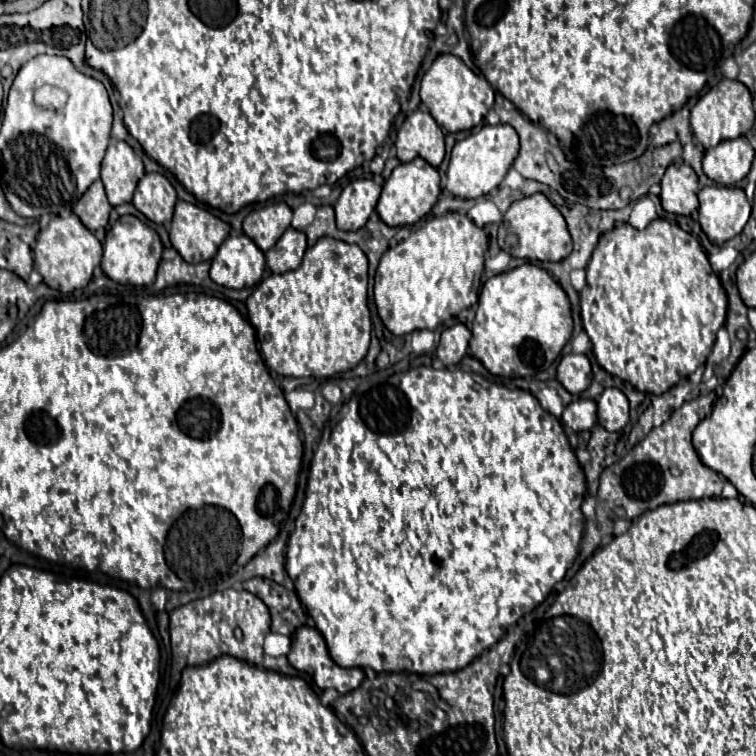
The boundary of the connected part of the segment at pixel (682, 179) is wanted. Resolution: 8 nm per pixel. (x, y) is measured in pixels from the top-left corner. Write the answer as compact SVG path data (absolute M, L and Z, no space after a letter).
M671 164L661 180L661 204L671 214L691 216L699 202L697 202L697 174L689 164Z

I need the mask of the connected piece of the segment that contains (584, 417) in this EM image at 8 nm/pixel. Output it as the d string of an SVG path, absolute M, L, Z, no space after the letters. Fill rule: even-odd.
M579 398L575 402L571 402L563 416L561 422L565 426L569 426L573 432L583 432L583 430L591 430L597 422L597 404L595 400L589 398Z

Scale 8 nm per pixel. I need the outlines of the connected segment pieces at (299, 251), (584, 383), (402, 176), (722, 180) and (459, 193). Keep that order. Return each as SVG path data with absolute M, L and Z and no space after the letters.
M287 228L279 242L265 254L267 266L275 274L283 274L301 266L303 254L307 250L307 236L301 230Z
M567 354L557 368L557 380L571 394L581 394L591 384L591 364L585 354Z
M415 158L407 164L399 164L391 176L387 178L381 198L377 202L377 214L381 216L381 220L389 226L407 226L407 224L415 224L417 220L421 220L423 216L427 216L433 208L433 204L437 202L441 194L441 186L439 186L439 174L437 170L427 164L423 158Z
M745 136L725 140L715 148L709 148L703 156L703 172L723 186L741 182L749 172L755 158L755 150Z
M485 124L479 132L469 134L467 138L459 140L451 152L451 162L446 171L447 182L445 188L457 198L479 198L495 190L507 170L511 168L513 160L519 152L519 136L509 124L489 126Z

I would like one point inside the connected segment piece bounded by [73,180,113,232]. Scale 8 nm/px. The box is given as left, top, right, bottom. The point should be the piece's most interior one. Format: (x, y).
(93, 209)

